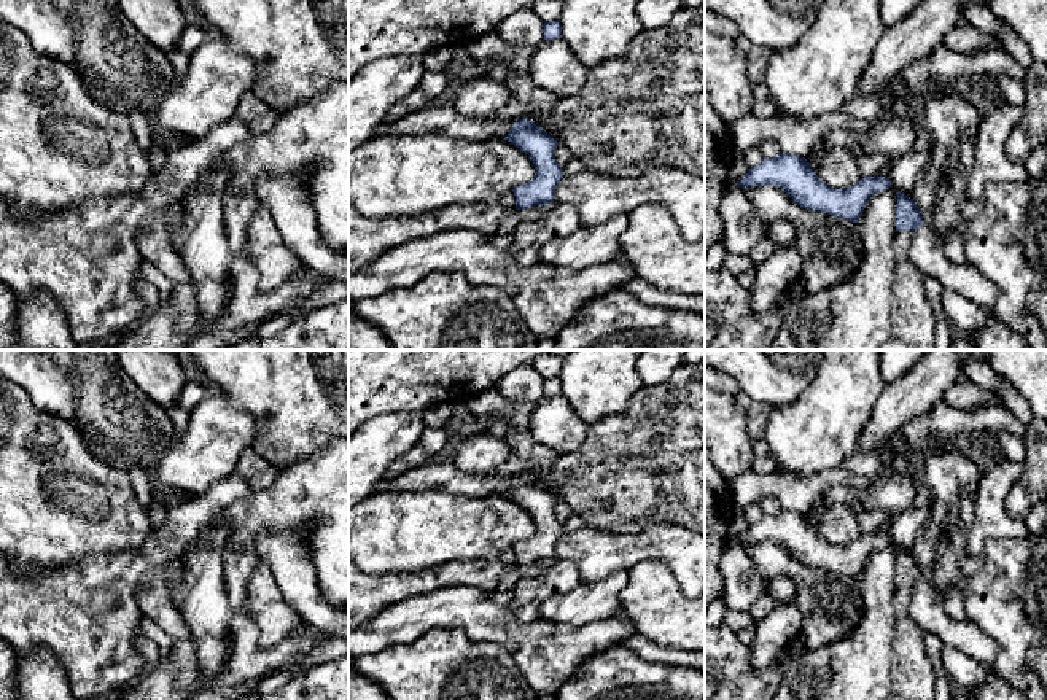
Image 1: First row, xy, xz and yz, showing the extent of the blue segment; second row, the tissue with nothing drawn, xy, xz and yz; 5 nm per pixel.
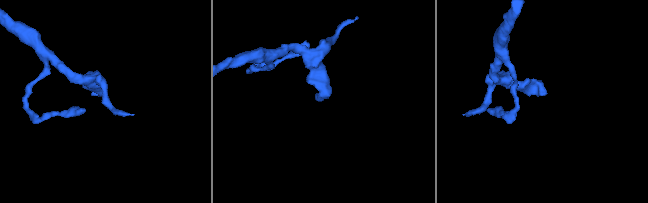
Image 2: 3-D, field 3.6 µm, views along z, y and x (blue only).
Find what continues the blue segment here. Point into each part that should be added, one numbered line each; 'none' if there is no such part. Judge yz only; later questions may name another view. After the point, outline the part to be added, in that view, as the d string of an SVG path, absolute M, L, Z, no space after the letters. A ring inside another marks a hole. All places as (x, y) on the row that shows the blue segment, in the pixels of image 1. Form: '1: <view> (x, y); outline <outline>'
1: yz (926, 253); outline M921 210L921 216L924 226L913 232L912 262L923 275L934 277L944 290L993 310L999 298L996 285L971 264L950 262L932 232L934 210Z

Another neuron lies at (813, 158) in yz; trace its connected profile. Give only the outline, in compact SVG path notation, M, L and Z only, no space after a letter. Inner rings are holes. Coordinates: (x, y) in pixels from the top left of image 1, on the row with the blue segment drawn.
M821 135L819 138L816 138L812 151L805 156L807 162L810 164L810 167L815 172L818 172L821 158L826 153L826 150L824 150L824 137L826 135Z

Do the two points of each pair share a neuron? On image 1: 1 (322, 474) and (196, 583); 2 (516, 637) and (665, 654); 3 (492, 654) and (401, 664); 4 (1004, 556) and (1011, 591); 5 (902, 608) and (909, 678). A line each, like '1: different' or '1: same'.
1: different
2: different
3: same
4: same
5: same

